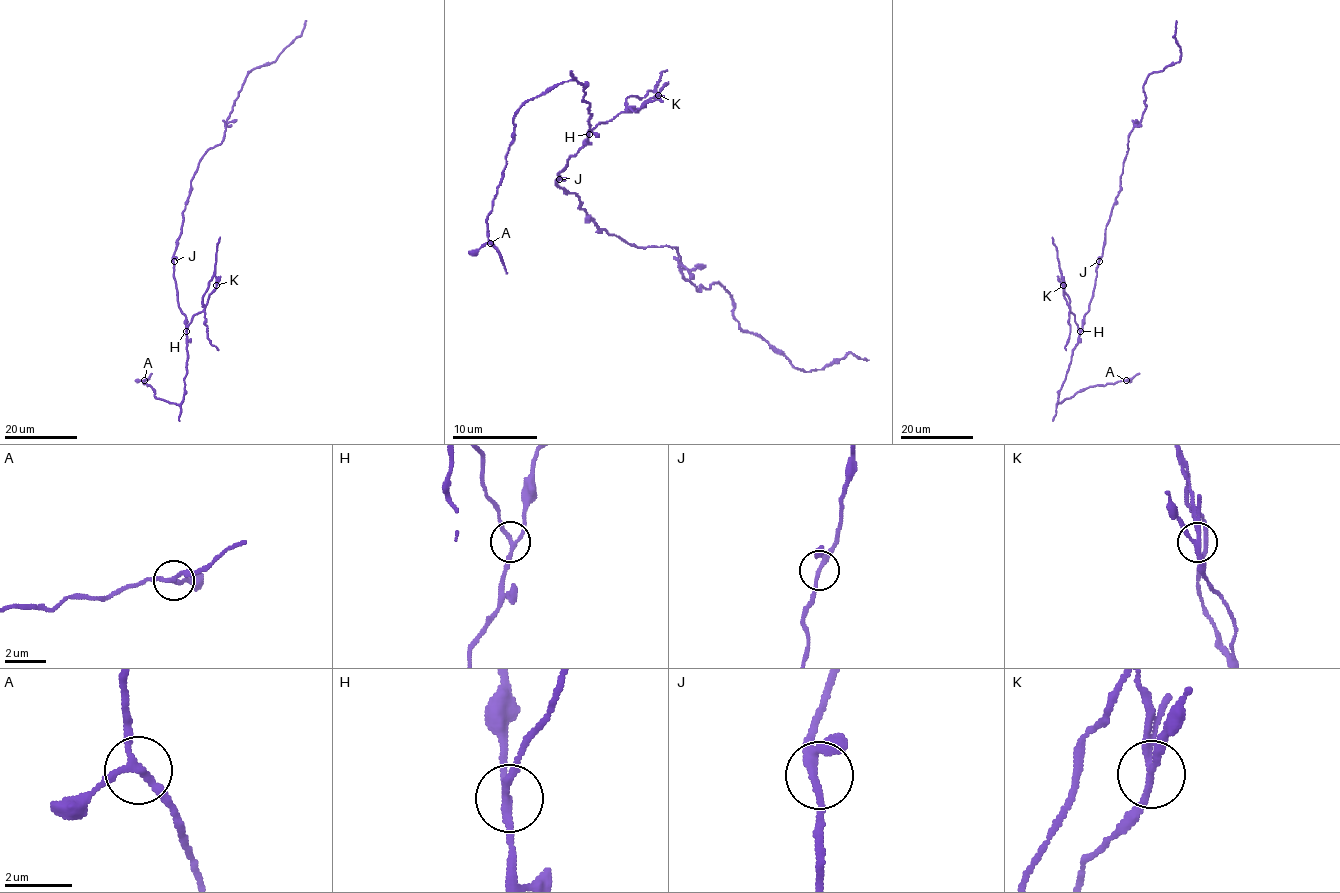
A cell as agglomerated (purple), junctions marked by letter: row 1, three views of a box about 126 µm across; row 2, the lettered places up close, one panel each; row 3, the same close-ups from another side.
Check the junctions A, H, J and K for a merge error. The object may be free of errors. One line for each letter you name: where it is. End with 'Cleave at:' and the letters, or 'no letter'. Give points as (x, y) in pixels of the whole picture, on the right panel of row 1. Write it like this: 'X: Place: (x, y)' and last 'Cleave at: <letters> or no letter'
K: Place: (1063, 285)
Cleave at: K

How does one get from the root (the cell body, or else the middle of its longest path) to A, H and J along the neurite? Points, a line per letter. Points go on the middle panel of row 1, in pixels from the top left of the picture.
A: (574, 194), (557, 181), (586, 143), (591, 115), (584, 87), (563, 81), (514, 117), (486, 222), (490, 243)
H: (574, 194), (561, 187), (557, 181), (559, 173), (567, 166), (567, 160), (586, 143), (589, 134)
J: (574, 194), (561, 187), (557, 183), (559, 179)

